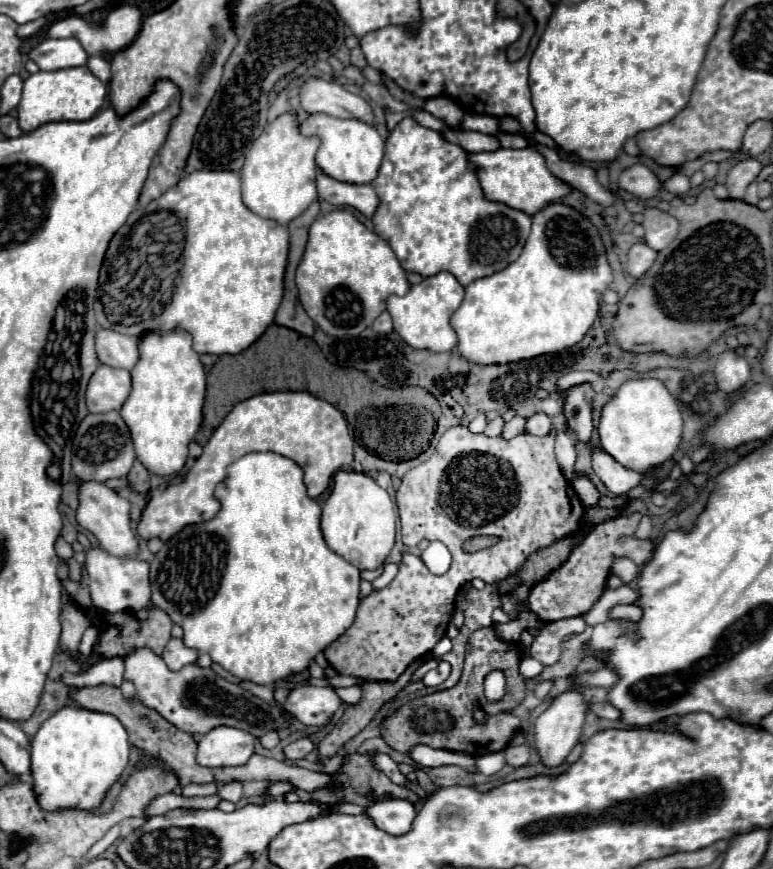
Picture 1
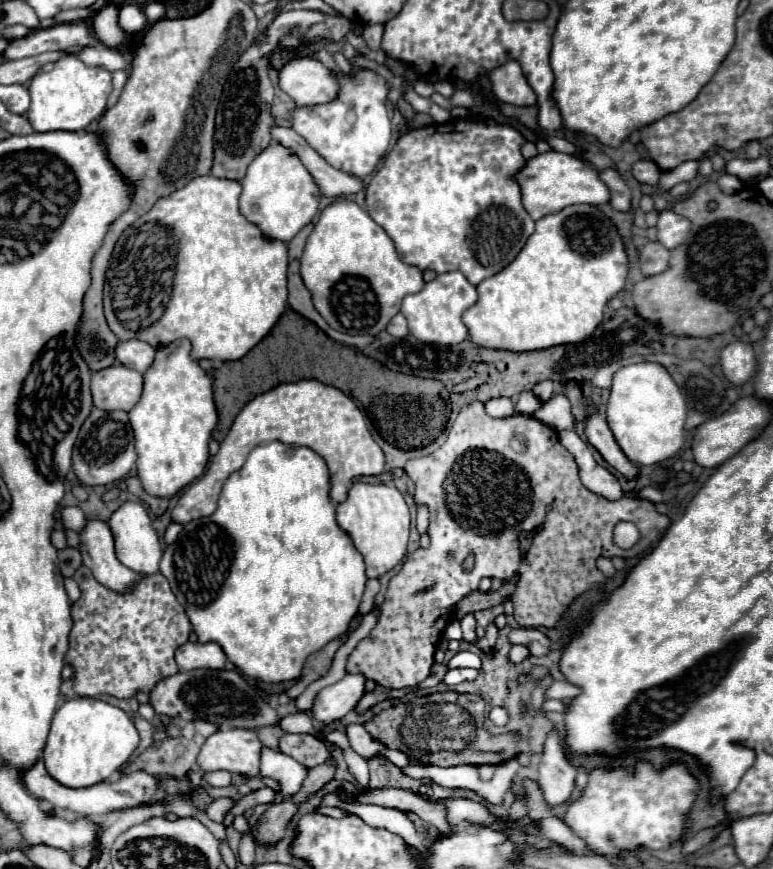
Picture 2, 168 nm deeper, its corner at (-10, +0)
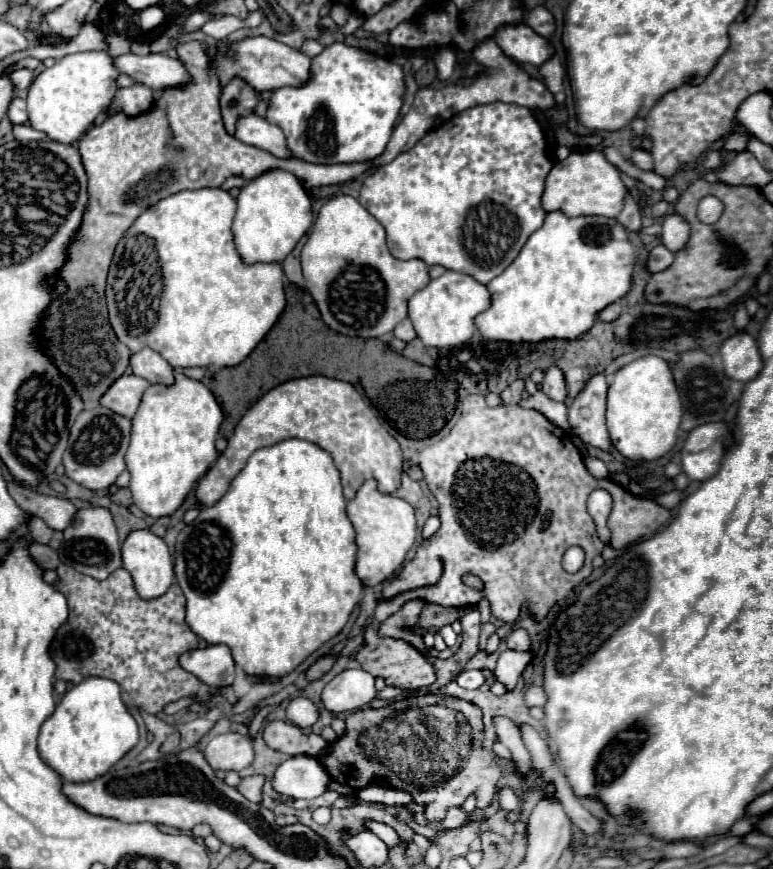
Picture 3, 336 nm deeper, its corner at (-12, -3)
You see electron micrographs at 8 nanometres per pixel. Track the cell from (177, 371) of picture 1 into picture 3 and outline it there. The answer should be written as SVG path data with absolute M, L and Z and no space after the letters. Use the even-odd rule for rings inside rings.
M175 372L173 386L157 386L143 394L137 414L133 416L131 444L125 454L125 464L131 474L129 490L135 506L151 516L171 516L193 490L199 478L205 476L209 466L217 460L215 438L223 422L223 412L201 382Z

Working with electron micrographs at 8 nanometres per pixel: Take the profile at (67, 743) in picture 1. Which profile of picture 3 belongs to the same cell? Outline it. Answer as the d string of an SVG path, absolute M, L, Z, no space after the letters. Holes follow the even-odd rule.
M89 676L75 684L57 704L55 712L43 722L37 750L47 766L51 766L67 782L89 782L105 774L119 762L139 740L137 722L121 700L117 682Z

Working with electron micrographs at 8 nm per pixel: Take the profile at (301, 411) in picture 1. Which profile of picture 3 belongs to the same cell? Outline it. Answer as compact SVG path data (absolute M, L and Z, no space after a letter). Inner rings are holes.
M307 376L275 386L245 412L219 460L199 480L197 500L203 506L211 506L213 502L217 502L255 450L273 446L285 438L301 438L325 448L333 456L335 466L341 472L343 492L347 500L351 500L363 486L363 482L371 478L379 482L379 490L385 494L393 494L401 486L401 446L381 424L377 410L369 406L349 382L327 376Z

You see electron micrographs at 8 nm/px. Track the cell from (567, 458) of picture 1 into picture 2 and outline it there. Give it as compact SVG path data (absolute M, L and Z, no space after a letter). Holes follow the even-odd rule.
M563 395L551 397L547 403L543 403L543 407L537 413L533 413L533 417L555 431L561 431L561 429L575 431L575 419L573 419L569 401Z

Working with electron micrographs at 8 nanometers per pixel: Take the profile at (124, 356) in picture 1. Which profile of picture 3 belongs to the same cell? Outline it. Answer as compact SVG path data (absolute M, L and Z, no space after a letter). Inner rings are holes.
M145 348L131 358L131 370L133 374L149 380L151 384L165 384L171 386L175 382L173 378L173 366L155 350Z

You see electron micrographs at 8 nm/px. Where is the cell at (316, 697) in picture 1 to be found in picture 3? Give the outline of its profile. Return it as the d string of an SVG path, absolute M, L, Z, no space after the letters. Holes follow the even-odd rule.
M357 668L339 672L325 686L321 700L329 712L339 714L347 710L359 710L361 706L369 704L375 696L375 678L369 672Z

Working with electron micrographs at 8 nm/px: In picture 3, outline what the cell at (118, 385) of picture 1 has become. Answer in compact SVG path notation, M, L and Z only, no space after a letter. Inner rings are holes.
M123 374L101 398L101 406L113 410L115 414L121 414L125 418L133 418L137 412L137 406L141 402L141 396L149 388L149 382L145 378L139 378L135 374Z

